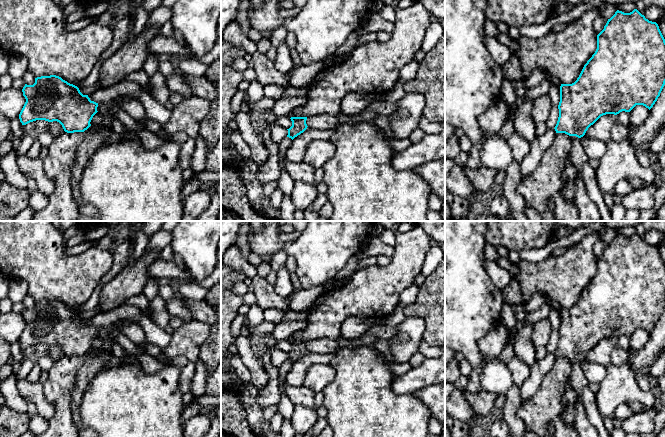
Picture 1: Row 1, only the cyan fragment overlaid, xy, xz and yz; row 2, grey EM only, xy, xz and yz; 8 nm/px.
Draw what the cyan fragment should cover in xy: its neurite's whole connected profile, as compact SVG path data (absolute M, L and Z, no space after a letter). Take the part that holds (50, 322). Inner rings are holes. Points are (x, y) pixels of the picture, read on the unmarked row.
M56 299L35 302L33 309L22 313L26 326L19 338L22 349L36 344L59 346L67 357L84 356L91 348L93 340L98 336L98 327L91 325L88 319L83 319L79 312Z

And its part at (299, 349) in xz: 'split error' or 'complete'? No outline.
complete

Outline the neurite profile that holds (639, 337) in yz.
M636 329L629 336L629 346L630 348L640 350L643 348L647 340L649 339L649 333L643 329Z

